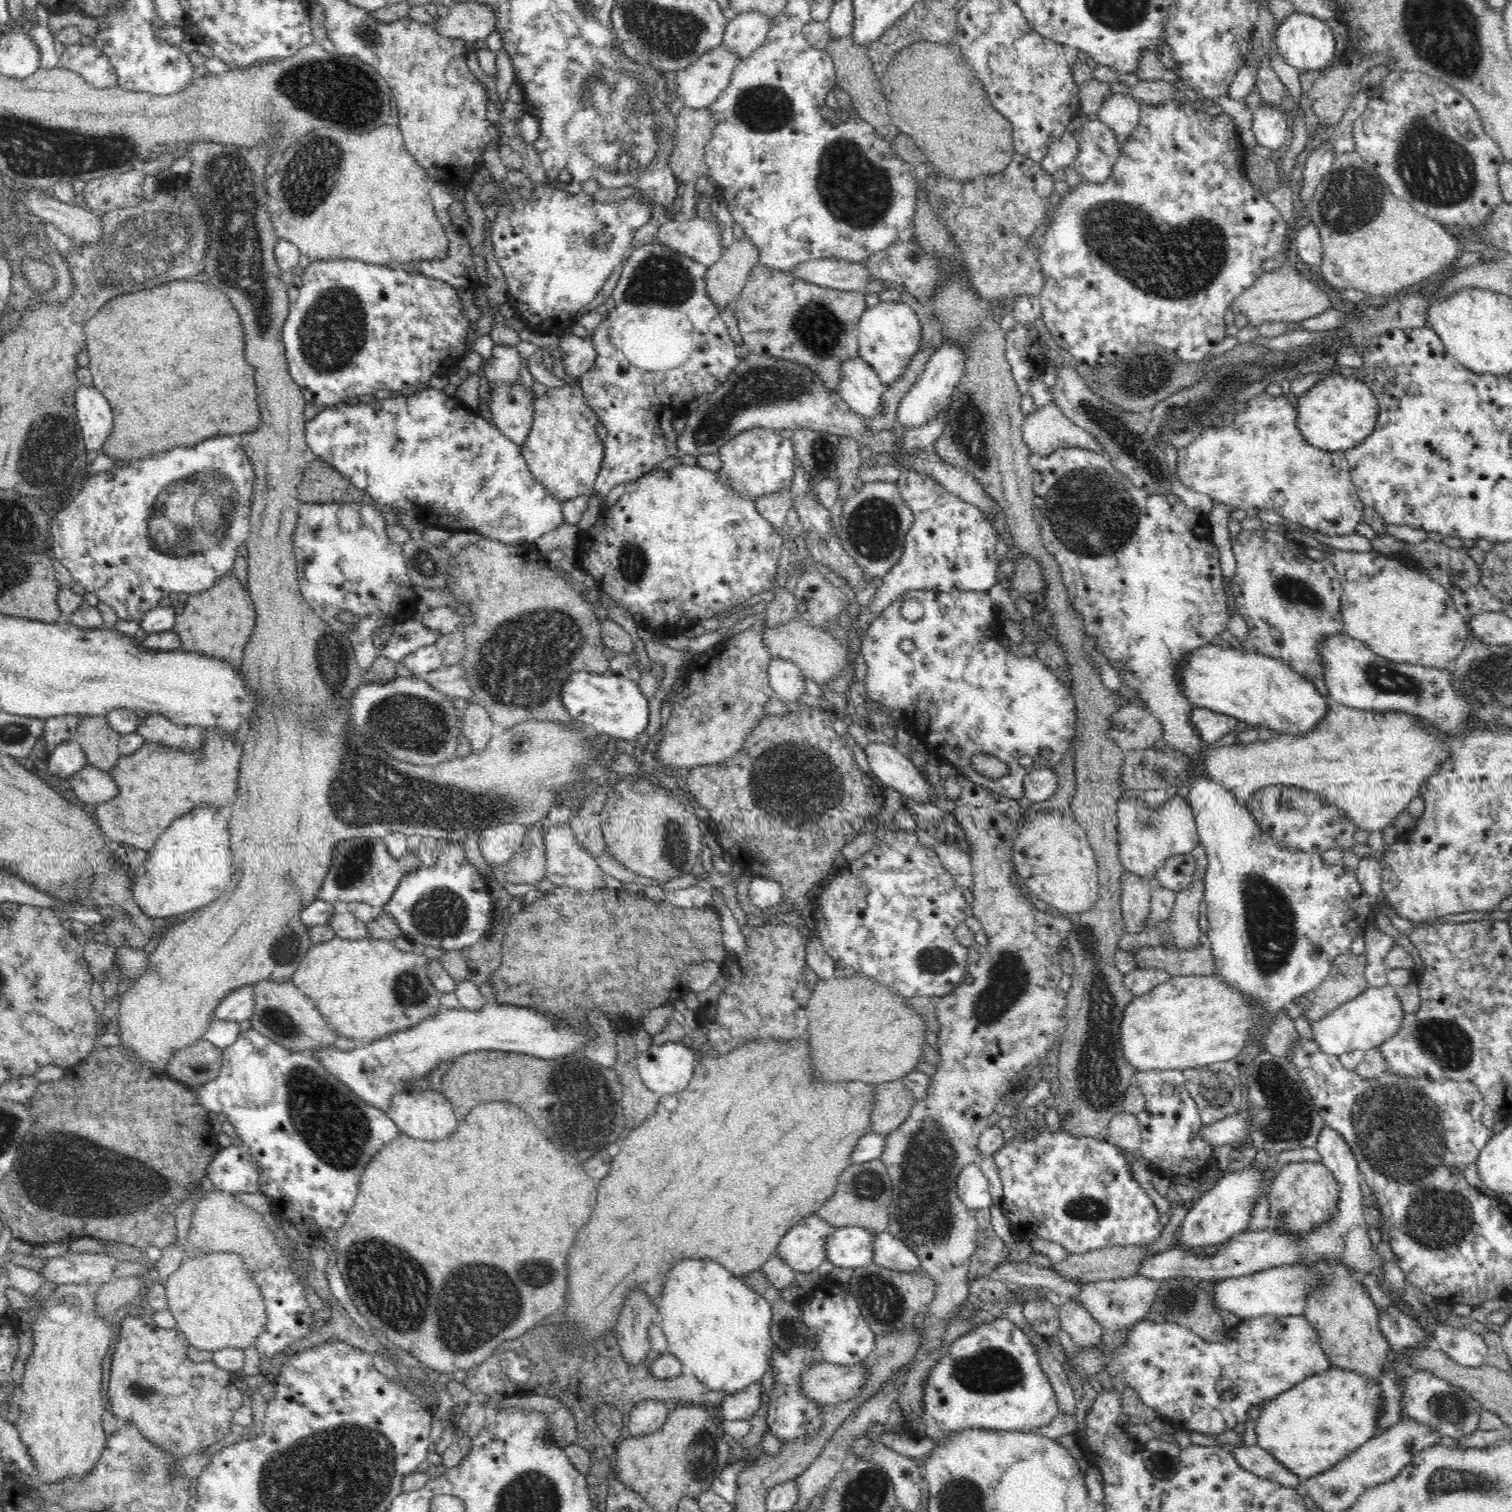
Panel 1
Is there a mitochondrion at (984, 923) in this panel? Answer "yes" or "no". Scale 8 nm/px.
no

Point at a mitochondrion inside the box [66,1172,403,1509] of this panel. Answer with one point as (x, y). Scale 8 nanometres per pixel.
(143, 1463)

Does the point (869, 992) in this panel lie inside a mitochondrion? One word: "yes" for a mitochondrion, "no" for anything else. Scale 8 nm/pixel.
no

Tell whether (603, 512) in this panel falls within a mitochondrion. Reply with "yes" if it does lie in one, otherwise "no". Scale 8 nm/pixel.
no

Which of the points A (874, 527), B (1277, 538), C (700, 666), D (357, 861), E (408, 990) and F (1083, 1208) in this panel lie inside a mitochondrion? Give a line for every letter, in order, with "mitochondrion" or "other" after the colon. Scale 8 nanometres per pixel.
A: mitochondrion
B: other
C: other
D: mitochondrion
E: mitochondrion
F: mitochondrion

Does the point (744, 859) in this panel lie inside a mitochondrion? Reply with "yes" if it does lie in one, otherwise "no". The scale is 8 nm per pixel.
no

